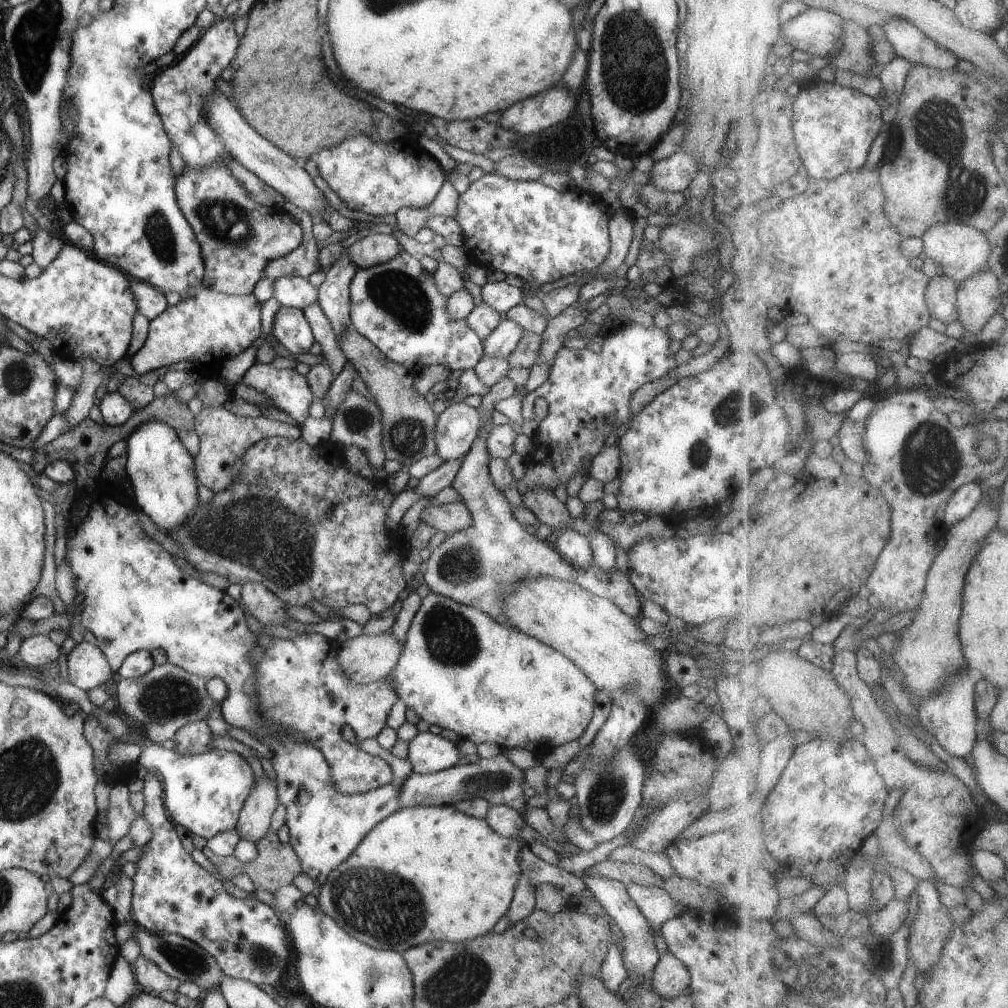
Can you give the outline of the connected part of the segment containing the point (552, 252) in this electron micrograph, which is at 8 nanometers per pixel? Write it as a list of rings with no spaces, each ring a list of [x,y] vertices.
[[[485,173],[459,196],[455,219],[464,233],[461,248],[471,263],[521,278],[523,291],[536,296],[540,285],[583,270],[592,271],[606,261],[612,246],[608,232],[614,214],[616,211],[612,211],[600,196],[575,187],[558,192],[540,181],[520,181]]]

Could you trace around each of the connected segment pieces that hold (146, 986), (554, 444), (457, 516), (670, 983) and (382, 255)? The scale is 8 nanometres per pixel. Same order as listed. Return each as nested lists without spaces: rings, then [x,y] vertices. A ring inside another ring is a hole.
[[[140,955],[133,963],[133,975],[140,990],[144,992],[160,994],[164,990],[177,992],[181,980],[168,976],[156,963],[149,961]]]
[[[634,324],[623,331],[610,332],[604,337],[600,352],[560,348],[548,380],[522,401],[524,419],[538,420],[534,404],[540,398],[548,403],[548,414],[537,422],[535,448],[526,459],[524,476],[516,481],[518,492],[524,494],[538,486],[554,491],[561,483],[568,484],[578,470],[588,471],[594,456],[606,446],[608,435],[630,424],[632,395],[646,383],[664,378],[678,368],[675,354],[670,353],[671,343],[667,329]]]
[[[462,501],[428,506],[421,512],[421,518],[448,536],[456,536],[470,523],[470,514]]]
[[[672,953],[660,956],[651,978],[651,988],[662,998],[671,999],[678,995],[688,995],[691,976],[683,962]]]
[[[374,232],[344,248],[345,254],[358,269],[381,265],[394,258],[400,251],[402,246],[393,234],[383,235]]]

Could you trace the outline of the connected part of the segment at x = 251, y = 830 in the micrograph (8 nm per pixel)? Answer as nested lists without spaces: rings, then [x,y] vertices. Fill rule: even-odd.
[[[266,774],[256,779],[238,817],[236,829],[241,838],[260,840],[271,830],[271,816],[278,805],[277,782]]]

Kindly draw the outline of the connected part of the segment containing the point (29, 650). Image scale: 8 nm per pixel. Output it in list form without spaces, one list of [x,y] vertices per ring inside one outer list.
[[[34,635],[22,640],[17,657],[29,671],[39,671],[60,656],[60,647],[48,635]]]

